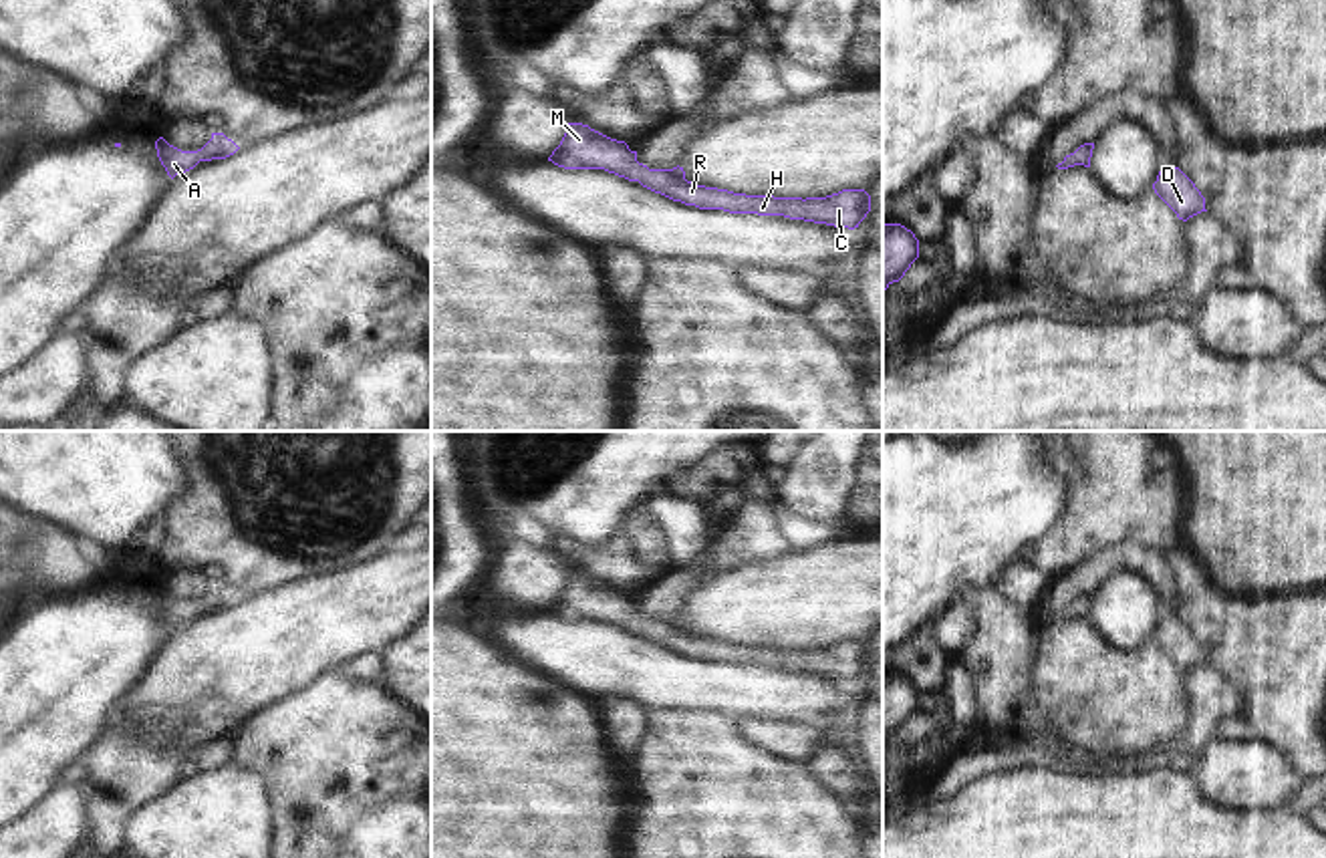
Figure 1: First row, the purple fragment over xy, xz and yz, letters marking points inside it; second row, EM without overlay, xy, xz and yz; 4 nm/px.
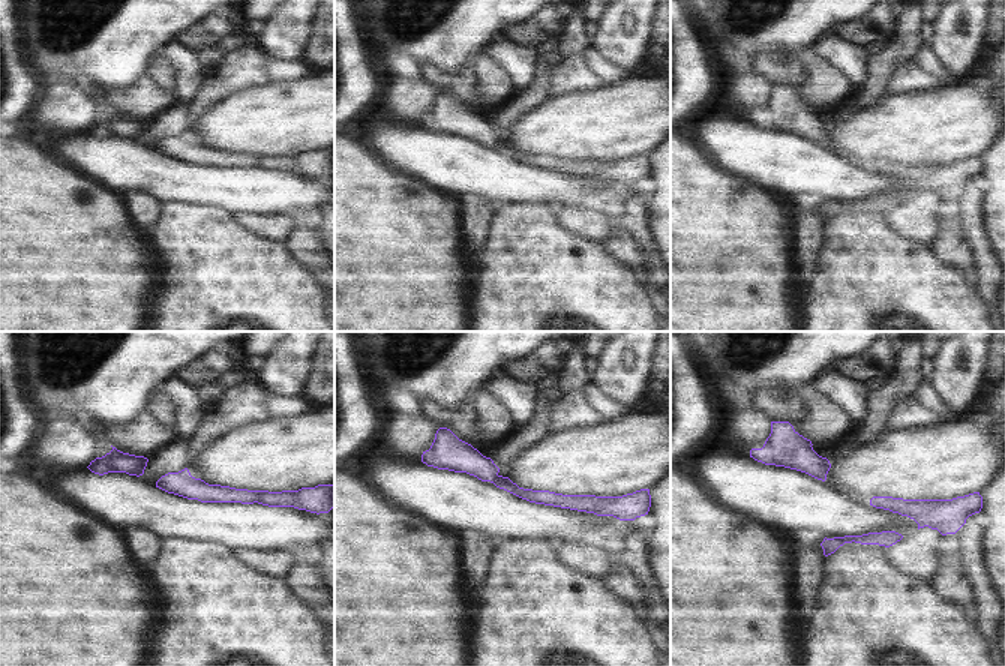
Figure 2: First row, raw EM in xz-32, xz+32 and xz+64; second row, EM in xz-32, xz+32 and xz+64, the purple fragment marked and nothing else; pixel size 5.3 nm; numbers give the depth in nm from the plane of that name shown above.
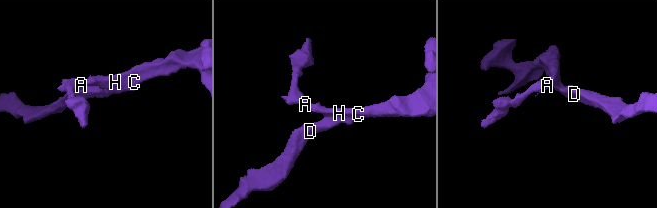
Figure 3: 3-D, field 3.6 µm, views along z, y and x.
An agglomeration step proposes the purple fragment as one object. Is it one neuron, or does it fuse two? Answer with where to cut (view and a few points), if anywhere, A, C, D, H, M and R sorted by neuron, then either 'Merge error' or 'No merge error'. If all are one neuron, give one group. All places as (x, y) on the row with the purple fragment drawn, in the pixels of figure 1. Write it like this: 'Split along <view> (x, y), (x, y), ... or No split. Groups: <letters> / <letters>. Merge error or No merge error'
No split. Groups: A C D H M R. No merge error.

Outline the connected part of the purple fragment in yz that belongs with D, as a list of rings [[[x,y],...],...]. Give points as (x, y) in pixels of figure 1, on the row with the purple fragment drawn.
[[[1163,165],[1157,181],[1153,183],[1155,193],[1177,213],[1179,220],[1207,211],[1205,197],[1195,183],[1175,165]]]

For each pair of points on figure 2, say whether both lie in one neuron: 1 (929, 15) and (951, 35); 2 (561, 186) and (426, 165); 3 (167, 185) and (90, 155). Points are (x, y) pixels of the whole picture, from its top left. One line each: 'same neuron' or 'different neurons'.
1: different neurons
2: same neuron
3: same neuron

